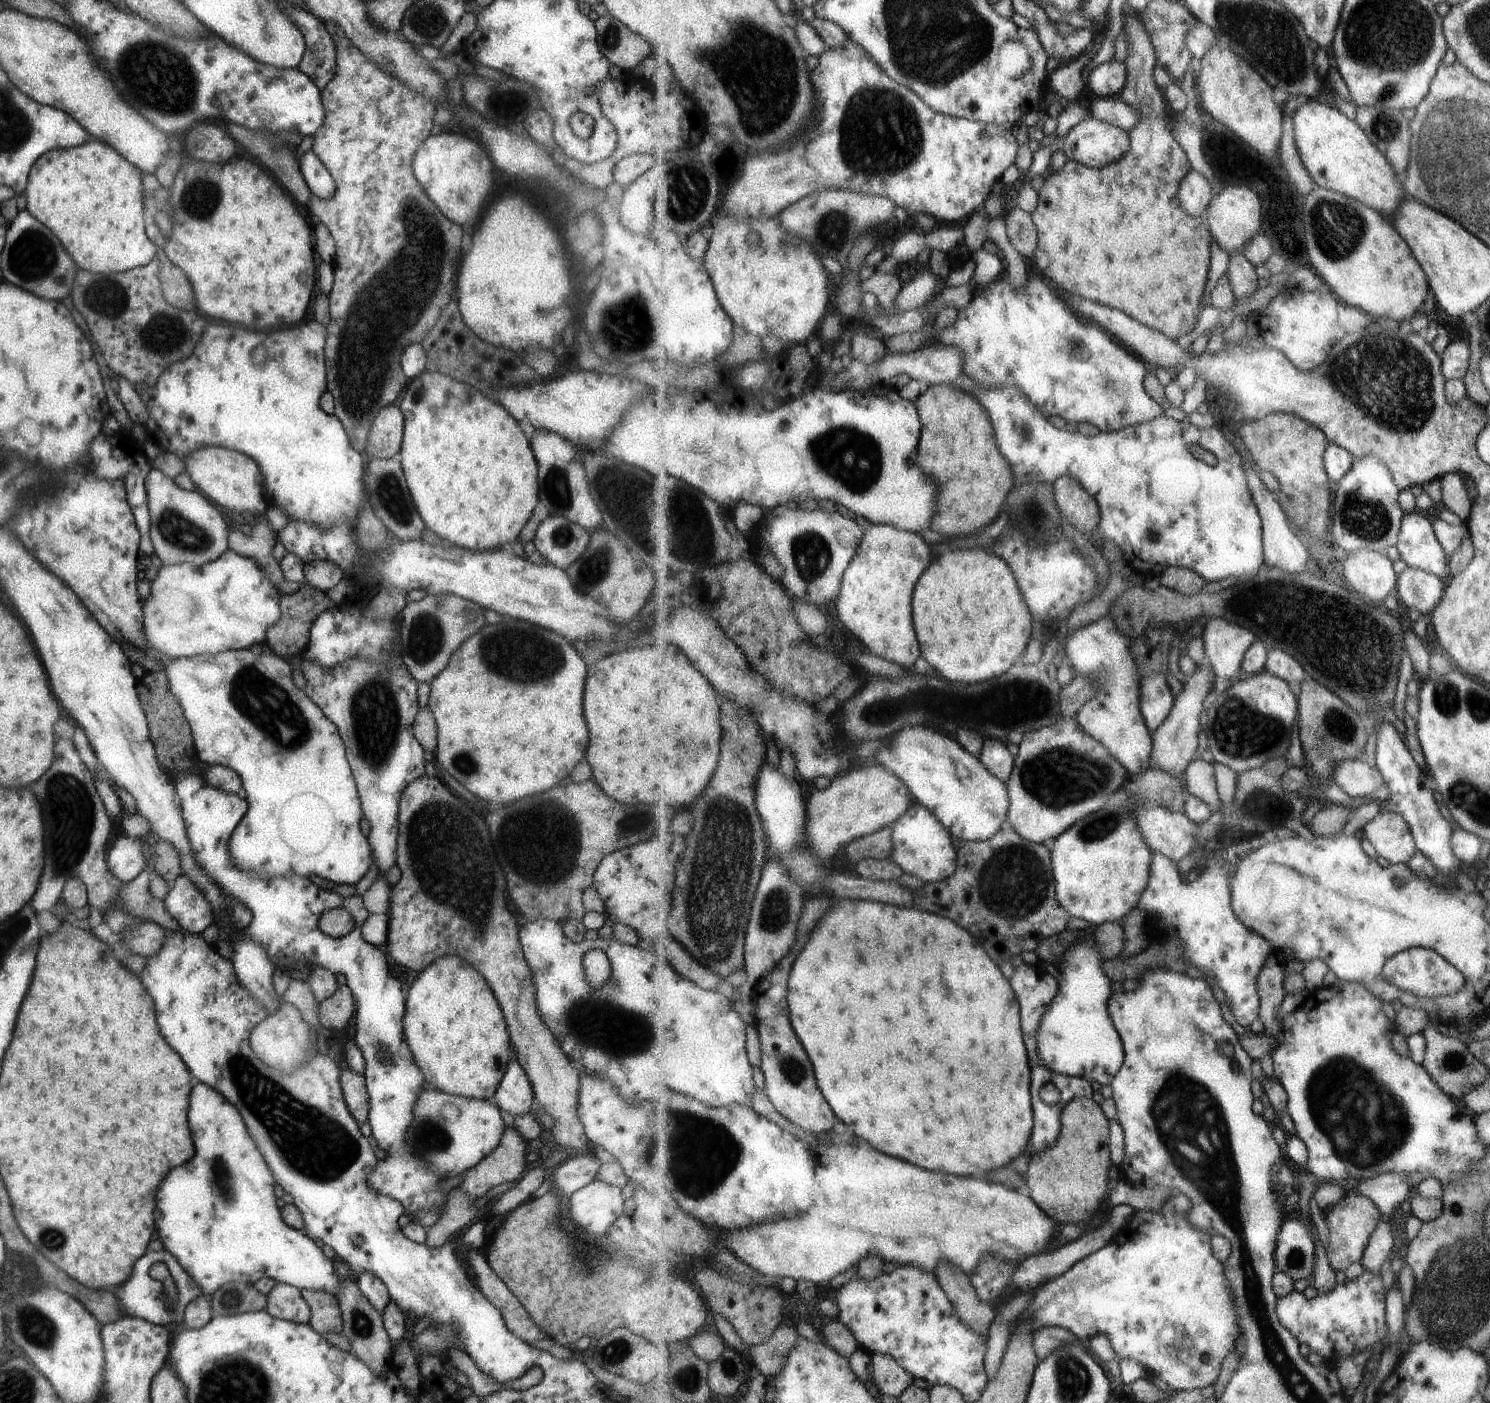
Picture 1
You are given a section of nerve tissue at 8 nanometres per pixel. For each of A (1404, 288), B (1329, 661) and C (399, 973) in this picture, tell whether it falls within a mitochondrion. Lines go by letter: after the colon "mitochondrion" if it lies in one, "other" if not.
A: other
B: other
C: other

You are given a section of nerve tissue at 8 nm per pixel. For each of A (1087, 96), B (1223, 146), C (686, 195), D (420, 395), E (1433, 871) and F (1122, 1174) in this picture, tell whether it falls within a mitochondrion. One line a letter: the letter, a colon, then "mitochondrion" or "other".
A: other
B: other
C: mitochondrion
D: mitochondrion
E: other
F: other

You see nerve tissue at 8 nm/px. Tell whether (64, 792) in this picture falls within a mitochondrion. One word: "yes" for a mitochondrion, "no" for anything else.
yes

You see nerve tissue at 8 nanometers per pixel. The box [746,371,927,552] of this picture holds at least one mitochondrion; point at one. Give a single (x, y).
(852, 443)

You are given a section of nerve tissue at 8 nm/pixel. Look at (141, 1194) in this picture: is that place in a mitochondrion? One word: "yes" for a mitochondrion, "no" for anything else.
no

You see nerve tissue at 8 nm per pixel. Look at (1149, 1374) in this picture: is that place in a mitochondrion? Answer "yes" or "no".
no

